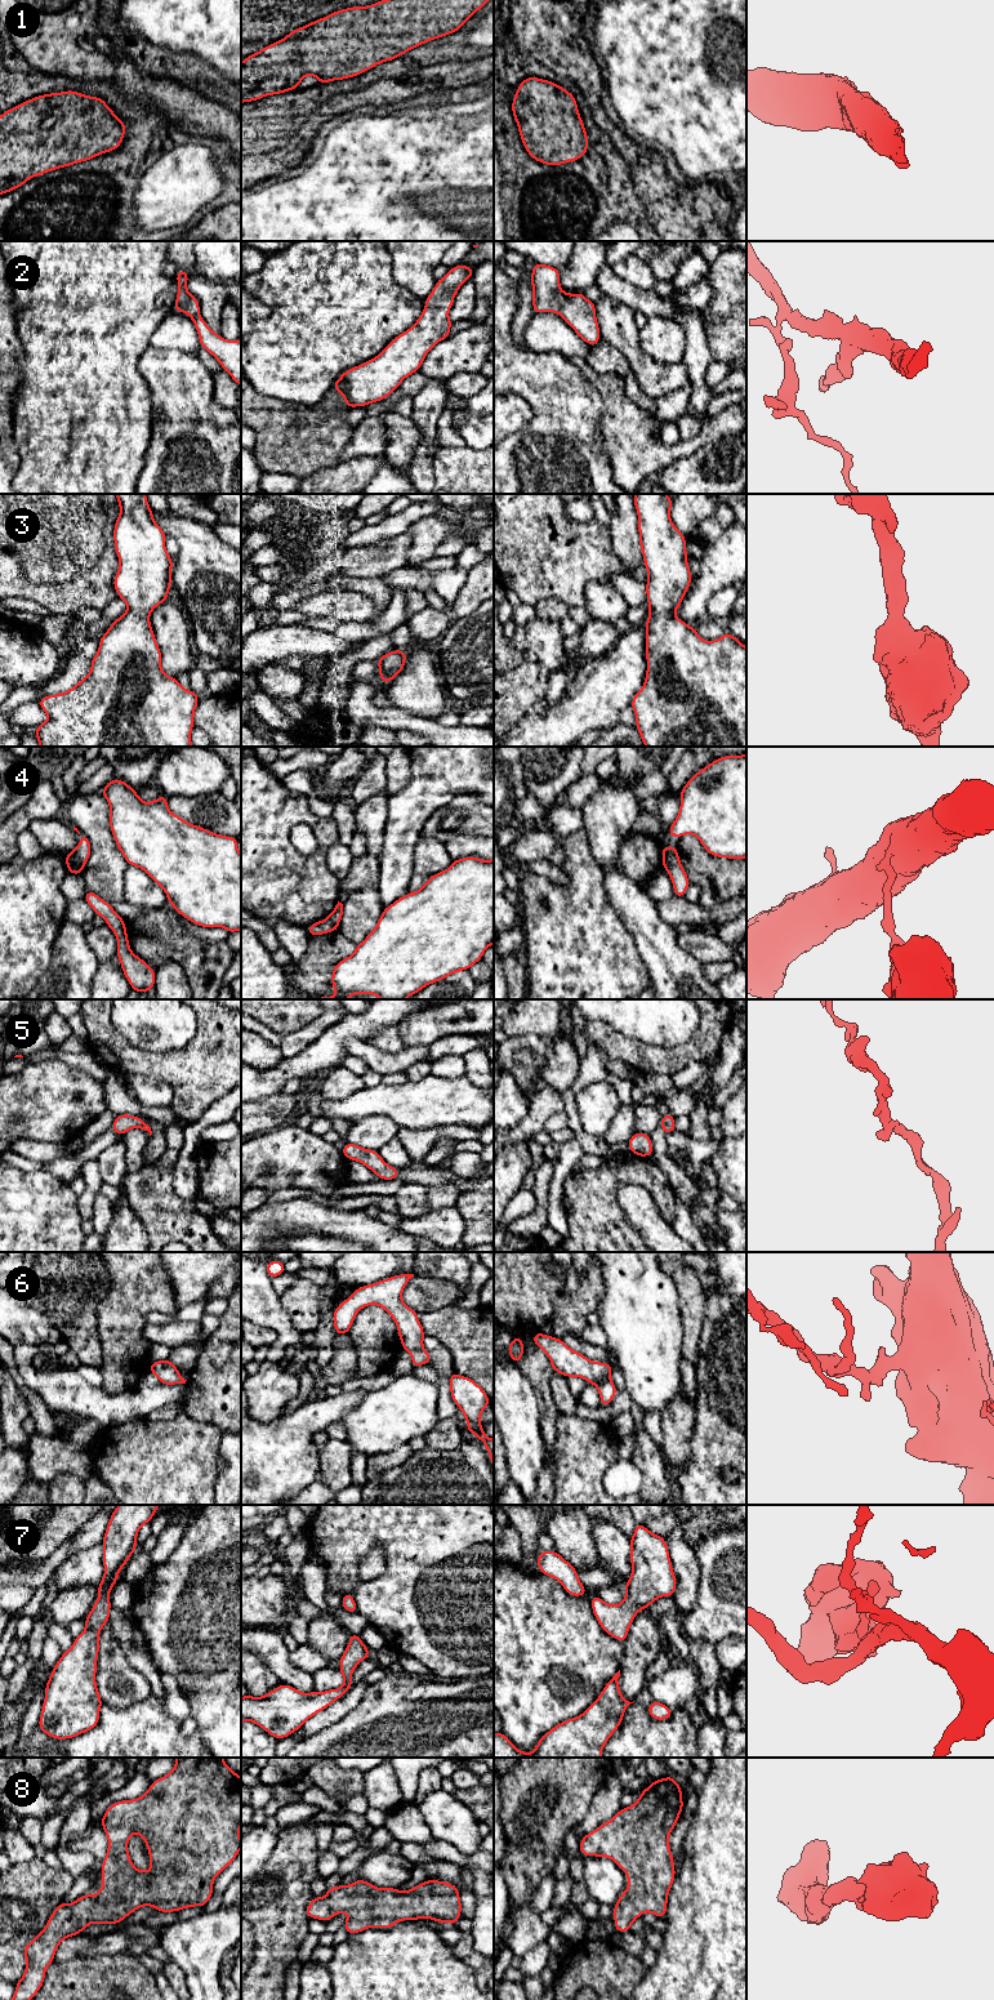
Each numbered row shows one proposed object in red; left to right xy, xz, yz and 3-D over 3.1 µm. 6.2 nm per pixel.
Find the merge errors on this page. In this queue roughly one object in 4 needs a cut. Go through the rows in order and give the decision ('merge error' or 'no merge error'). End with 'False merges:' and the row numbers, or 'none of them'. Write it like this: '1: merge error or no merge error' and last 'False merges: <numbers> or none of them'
1: no merge error
2: no merge error
3: no merge error
4: merge error
5: no merge error
6: no merge error
7: no merge error
8: no merge error
False merges: 4

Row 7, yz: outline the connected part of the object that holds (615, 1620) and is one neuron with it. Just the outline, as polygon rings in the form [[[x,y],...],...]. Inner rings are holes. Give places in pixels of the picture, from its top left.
[[[636,1523],[630,1542],[632,1574],[624,1585],[625,1598],[620,1604],[607,1604],[599,1596],[592,1596],[592,1611],[606,1634],[621,1644],[641,1609],[660,1596],[674,1595],[677,1578],[672,1568],[669,1550],[664,1537]]]

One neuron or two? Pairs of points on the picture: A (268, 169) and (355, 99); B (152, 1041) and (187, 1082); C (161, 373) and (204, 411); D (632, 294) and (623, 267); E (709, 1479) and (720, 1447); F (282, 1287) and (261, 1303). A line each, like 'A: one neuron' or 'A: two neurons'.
A: one neuron
B: two neurons
C: one neuron
D: two neurons
E: one neuron
F: two neurons

